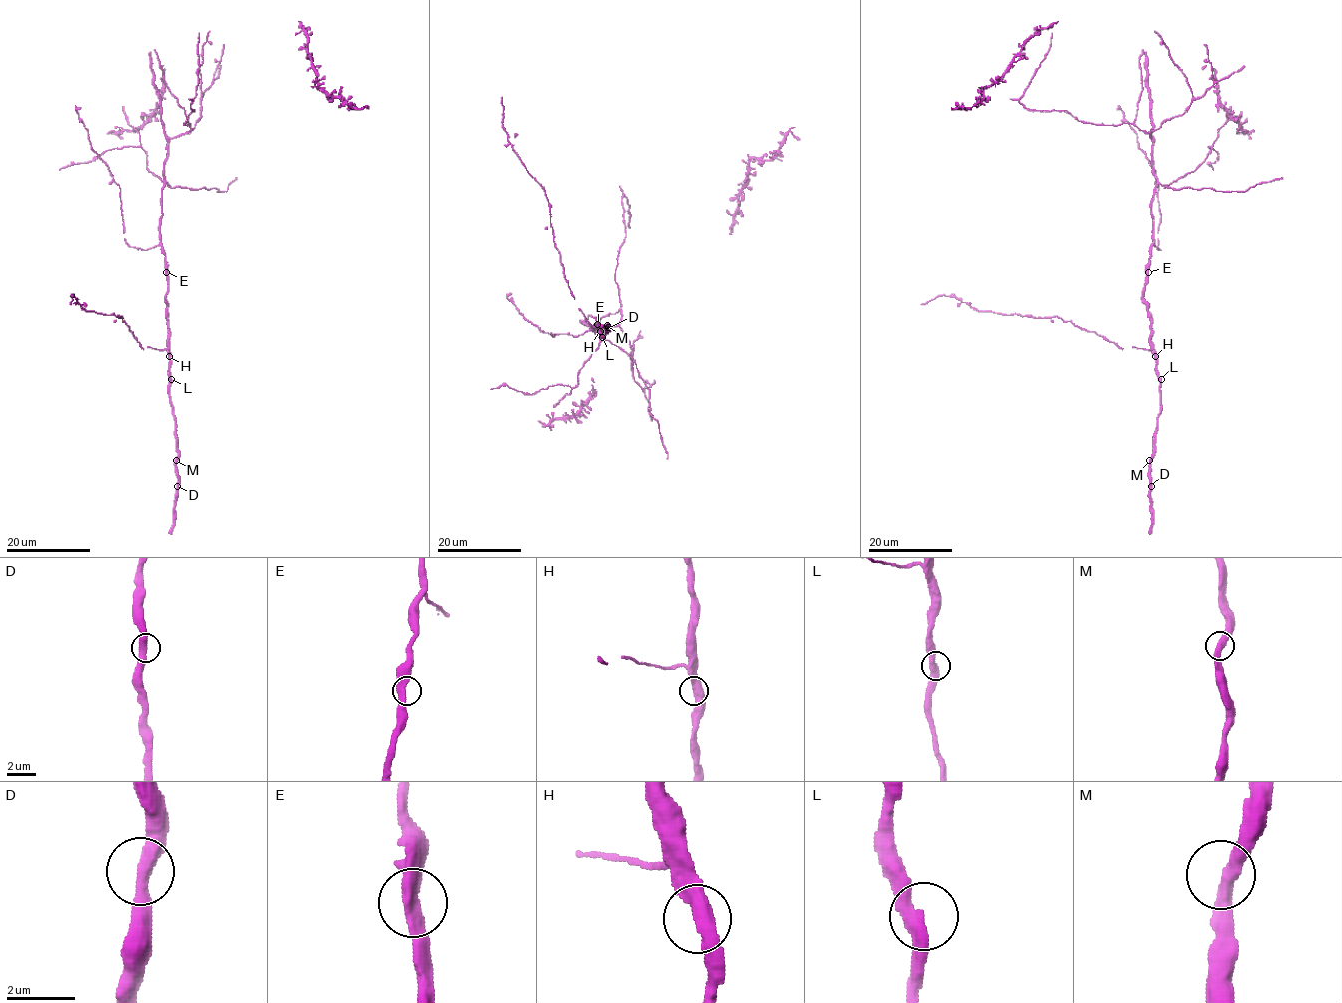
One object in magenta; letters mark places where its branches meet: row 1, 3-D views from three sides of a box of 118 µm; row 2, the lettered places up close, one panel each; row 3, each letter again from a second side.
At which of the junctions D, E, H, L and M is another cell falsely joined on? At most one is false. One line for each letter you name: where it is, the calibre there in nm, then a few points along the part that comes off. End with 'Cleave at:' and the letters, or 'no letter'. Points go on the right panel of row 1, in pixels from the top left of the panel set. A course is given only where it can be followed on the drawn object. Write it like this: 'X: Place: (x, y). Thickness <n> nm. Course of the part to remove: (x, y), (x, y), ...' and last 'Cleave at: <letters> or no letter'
Cleave at: no letter

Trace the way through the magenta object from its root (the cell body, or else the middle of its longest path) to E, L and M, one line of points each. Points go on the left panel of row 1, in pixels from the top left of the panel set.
E: (171, 139), (164, 165), (160, 225), (160, 244), (165, 256), (166, 272)
L: (171, 139), (164, 165), (160, 225), (160, 244), (167, 274), (165, 303), (171, 379)
M: (171, 139), (164, 165), (160, 244), (167, 274), (165, 303), (169, 403), (175, 421), (176, 460)

